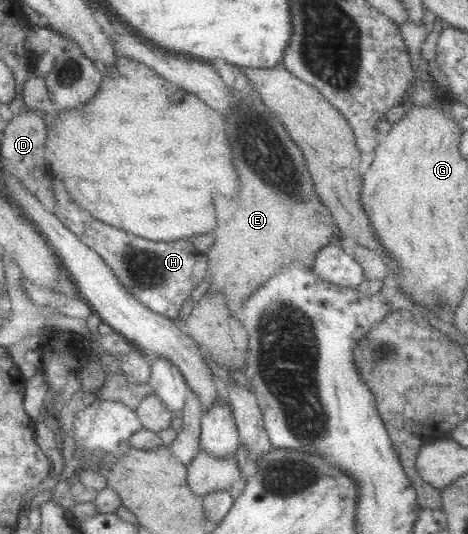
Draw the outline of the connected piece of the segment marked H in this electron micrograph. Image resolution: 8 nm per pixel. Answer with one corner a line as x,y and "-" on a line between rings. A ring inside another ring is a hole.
53,177
56,197
55,214
62,218
71,230
75,231
93,250
99,251
110,263
111,268
122,279
123,284
137,296
137,299
149,306
154,312
166,315
173,320
179,319
183,306
192,298
193,292
207,280
209,257
199,250
193,242
153,242
127,230
107,224
97,218
80,202
73,198
71,191
61,177

